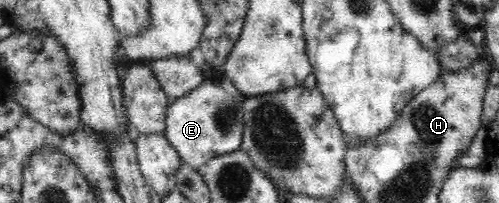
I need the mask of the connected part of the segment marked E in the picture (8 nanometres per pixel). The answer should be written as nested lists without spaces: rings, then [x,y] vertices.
[[[208,79],[190,91],[190,93],[170,103],[166,115],[165,135],[172,147],[180,154],[184,165],[197,171],[201,165],[209,162],[210,159],[218,158],[221,155],[229,154],[239,149],[244,135],[243,105],[245,96],[241,92],[228,94],[220,86],[220,79],[215,79],[214,81]]]

